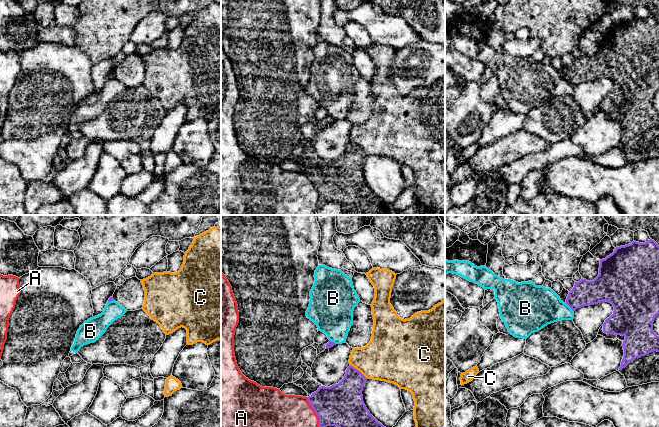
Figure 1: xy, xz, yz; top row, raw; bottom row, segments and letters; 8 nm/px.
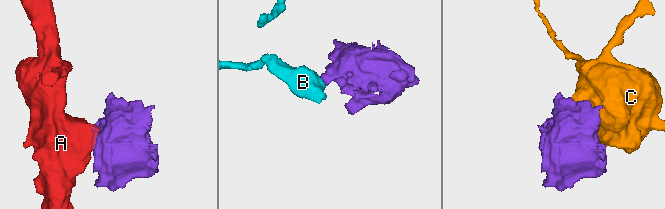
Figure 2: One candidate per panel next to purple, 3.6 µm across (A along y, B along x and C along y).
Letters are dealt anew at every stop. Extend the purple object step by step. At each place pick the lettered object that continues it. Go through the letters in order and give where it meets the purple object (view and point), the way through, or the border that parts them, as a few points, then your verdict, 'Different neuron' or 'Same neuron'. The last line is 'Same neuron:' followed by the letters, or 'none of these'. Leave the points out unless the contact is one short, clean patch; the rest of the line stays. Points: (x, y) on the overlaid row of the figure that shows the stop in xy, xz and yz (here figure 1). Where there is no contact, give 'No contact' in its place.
A: Touches purple at xz (315, 412). Different neuron
B: Touches purple at yz (569, 306). Boundary: yz (565, 303), (573, 311). Different neuron
C: Touches purple at xz (358, 370). Different neuron
Same neuron: none of these

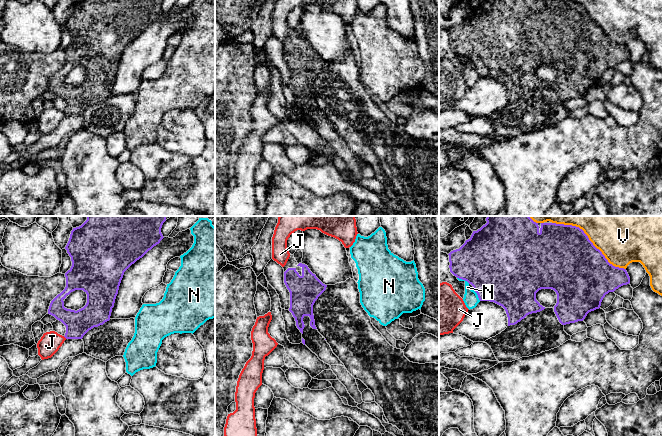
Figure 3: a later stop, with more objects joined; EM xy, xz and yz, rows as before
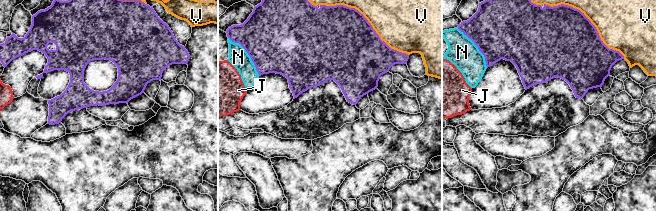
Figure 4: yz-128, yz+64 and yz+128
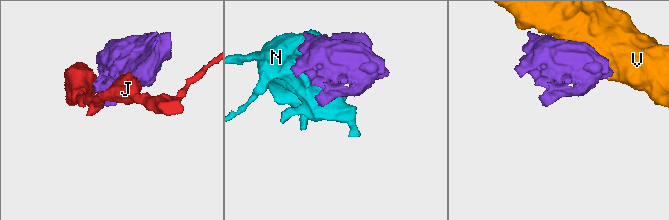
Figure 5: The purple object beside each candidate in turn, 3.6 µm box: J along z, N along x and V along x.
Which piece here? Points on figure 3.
J: Touches purple at xy (65, 337). Boundary: xy (63, 336), (66, 338). Different neuron
N: Touches purple at yz (463, 279). Different neuron
V: Touches purple at yz (588, 239). Different neuron
Same neuron: none of these

